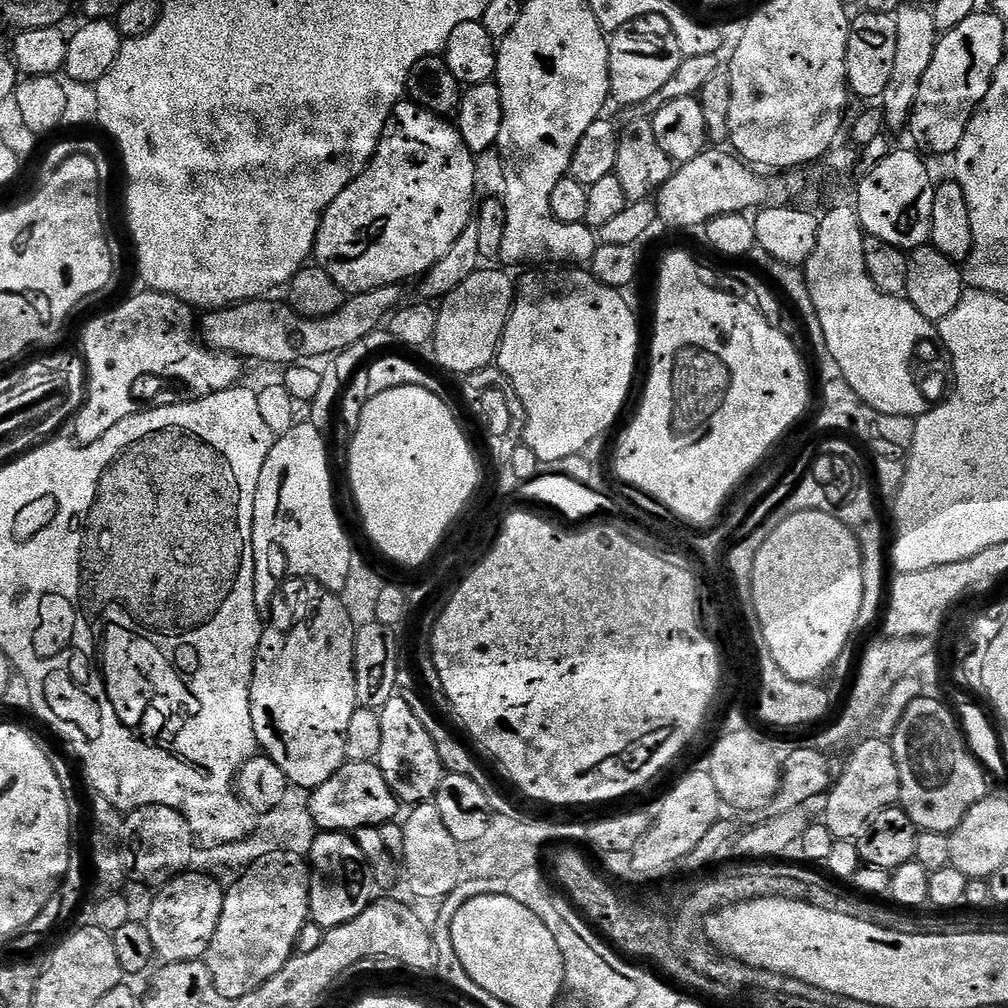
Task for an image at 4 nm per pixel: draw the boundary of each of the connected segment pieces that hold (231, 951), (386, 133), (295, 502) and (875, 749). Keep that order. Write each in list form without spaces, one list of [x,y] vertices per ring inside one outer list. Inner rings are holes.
[[[293,852],[266,854],[242,874],[237,884],[231,885],[224,893],[222,918],[218,918],[218,930],[208,947],[206,961],[213,975],[215,995],[228,1002],[235,1002],[244,995],[258,990],[270,978],[282,971],[296,952],[298,934],[302,926],[309,923],[308,885],[310,883],[310,864],[307,859]]]
[[[415,102],[396,104],[382,130],[382,138],[378,142],[378,150],[372,155],[372,161],[358,179],[350,182],[350,186],[346,186],[346,190],[342,190],[342,194],[338,194],[338,198],[334,198],[334,202],[330,202],[330,206],[324,212],[324,217],[320,219],[320,229],[316,235],[314,249],[315,263],[324,268],[326,274],[330,274],[330,278],[334,278],[334,282],[338,282],[338,286],[346,294],[373,292],[382,286],[403,285],[404,280],[414,279],[413,281],[415,281],[417,278],[423,277],[424,273],[429,272],[434,266],[434,262],[441,260],[450,251],[450,246],[454,246],[454,242],[458,242],[458,238],[464,233],[466,226],[473,223],[474,209],[478,204],[478,199],[476,200],[476,162],[478,162],[477,157],[467,148],[455,123],[449,122],[445,117],[435,116],[433,112]]]
[[[311,422],[297,423],[296,427],[273,443],[266,458],[266,466],[262,466],[254,498],[252,531],[257,581],[264,582],[267,578],[268,559],[272,556],[272,548],[277,548],[284,555],[284,560],[292,571],[289,573],[293,577],[316,580],[322,587],[329,588],[334,593],[339,593],[346,586],[354,549],[348,541],[348,532],[336,513],[336,496],[332,493],[332,468],[328,465],[328,448],[324,445],[324,439],[325,433],[319,432]]]
[[[884,738],[871,739],[861,739],[855,745],[857,748],[852,757],[846,760],[835,786],[823,801],[822,822],[830,830],[833,840],[855,840],[882,810],[900,804],[900,775],[891,743]]]

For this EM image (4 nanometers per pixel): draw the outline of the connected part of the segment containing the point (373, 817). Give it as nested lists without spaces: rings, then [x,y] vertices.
[[[367,760],[366,762],[346,762],[330,778],[330,782],[322,782],[322,786],[311,789],[310,814],[314,814],[314,822],[320,832],[347,832],[354,834],[360,828],[380,828],[381,825],[395,821],[402,811],[399,798],[390,790],[386,778],[382,774],[379,763]]]

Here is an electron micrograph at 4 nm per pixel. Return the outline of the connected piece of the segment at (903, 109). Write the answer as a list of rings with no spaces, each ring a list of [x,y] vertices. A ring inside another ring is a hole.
[[[905,2],[895,13],[898,26],[898,50],[894,53],[894,71],[890,74],[890,82],[882,97],[884,123],[889,129],[901,128],[907,125],[912,114],[912,107],[918,98],[918,86],[922,86],[922,74],[930,67],[930,58],[934,58],[934,50],[938,33],[931,11],[926,7],[919,8],[912,2]]]

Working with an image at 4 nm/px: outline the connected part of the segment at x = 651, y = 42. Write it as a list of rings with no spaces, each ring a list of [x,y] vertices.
[[[629,26],[611,33],[608,41],[608,69],[610,70],[610,96],[613,101],[631,106],[646,102],[658,94],[684,61],[684,55],[671,34],[655,36],[652,32],[639,32],[639,27]]]

